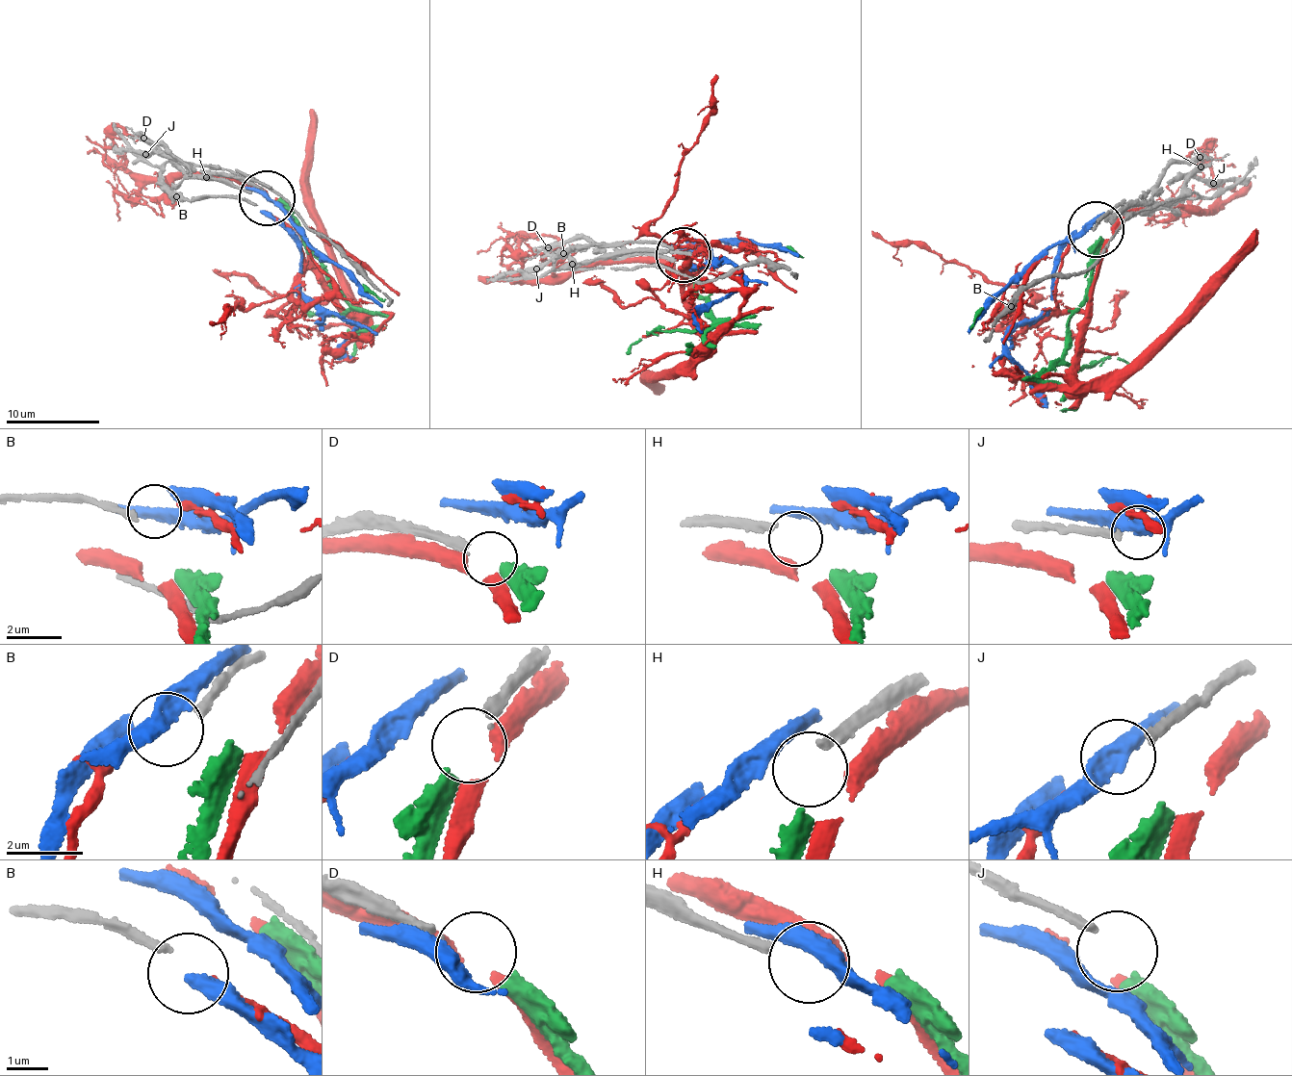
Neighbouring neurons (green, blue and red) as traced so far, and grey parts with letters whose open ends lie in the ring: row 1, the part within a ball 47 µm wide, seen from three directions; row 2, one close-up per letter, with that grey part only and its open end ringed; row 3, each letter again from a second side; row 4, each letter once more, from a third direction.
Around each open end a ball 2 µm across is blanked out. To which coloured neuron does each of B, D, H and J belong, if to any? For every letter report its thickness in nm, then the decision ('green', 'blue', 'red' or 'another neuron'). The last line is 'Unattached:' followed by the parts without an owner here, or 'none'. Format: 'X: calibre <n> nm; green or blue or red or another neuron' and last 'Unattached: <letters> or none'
B: calibre 240 nm; another neuron
D: calibre 220 nm; green
H: calibre 240 nm; another neuron
J: calibre 220 nm; another neuron
Unattached: B, H, J

